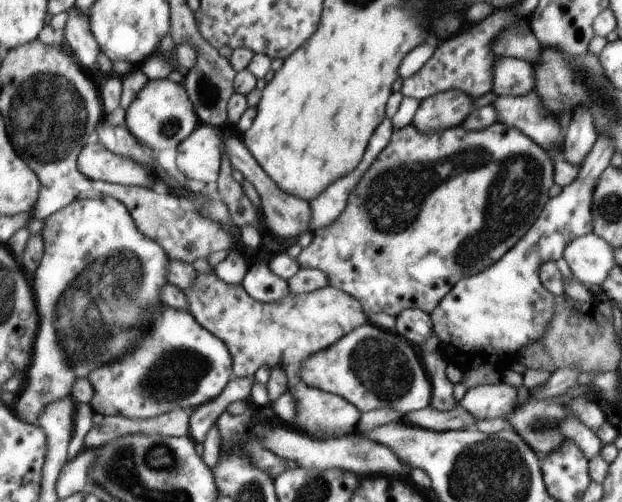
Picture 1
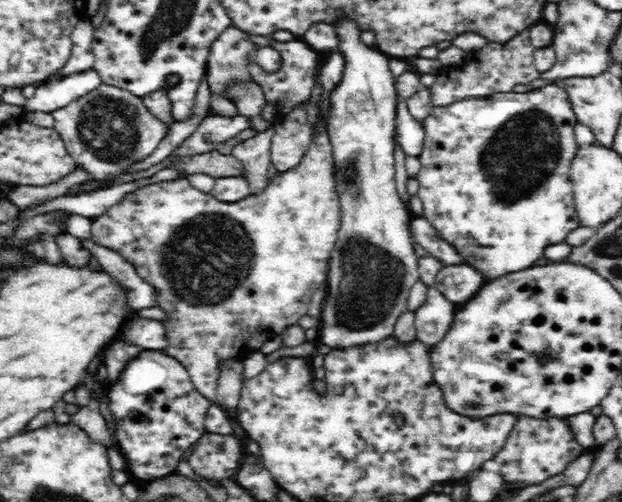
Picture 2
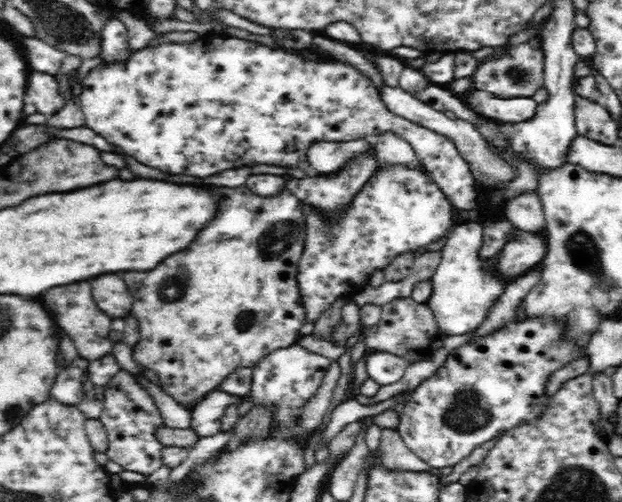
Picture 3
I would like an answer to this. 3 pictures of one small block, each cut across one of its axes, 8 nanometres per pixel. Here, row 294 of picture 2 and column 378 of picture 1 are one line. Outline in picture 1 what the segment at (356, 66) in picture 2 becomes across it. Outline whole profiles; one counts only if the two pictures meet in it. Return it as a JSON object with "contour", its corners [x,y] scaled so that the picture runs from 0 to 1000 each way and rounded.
{"contour":[[[588,641],[535,687],[498,705],[482,729],[481,749],[494,769],[545,787],[584,823],[611,813],[656,823],[686,811],[695,789],[690,757],[664,693],[648,673]]]}

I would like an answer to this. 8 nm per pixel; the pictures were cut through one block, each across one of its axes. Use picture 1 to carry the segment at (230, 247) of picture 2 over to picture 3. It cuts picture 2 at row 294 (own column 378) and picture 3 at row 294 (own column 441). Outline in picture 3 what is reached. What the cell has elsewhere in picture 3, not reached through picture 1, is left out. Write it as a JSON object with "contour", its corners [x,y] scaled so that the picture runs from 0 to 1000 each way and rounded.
{"contour":[[[394,369],[386,375],[357,375],[357,414],[347,430],[347,438],[338,446],[338,454],[325,458],[312,486],[302,498],[293,498],[286,506],[277,506],[267,514],[257,530],[251,530],[241,542],[203,542],[196,554],[206,562],[209,586],[214,594],[211,627],[223,641],[223,679],[212,689],[212,713],[215,721],[236,743],[248,761],[254,765],[264,785],[277,789],[289,809],[299,817],[307,817],[315,809],[336,781],[350,779],[357,763],[379,733],[404,733],[431,709],[436,701],[450,693],[469,689],[482,671],[482,651],[490,643],[492,625],[489,608],[486,608],[486,588],[479,576],[479,526],[490,490],[490,440],[489,420],[486,420],[486,402],[465,380],[457,376],[442,388],[408,390],[402,376]]]}

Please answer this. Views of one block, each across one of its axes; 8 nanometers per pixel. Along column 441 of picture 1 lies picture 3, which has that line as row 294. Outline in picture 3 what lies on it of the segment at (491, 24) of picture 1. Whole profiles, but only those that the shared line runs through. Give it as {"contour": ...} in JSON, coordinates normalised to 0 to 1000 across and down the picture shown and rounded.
{"contour":[[[116,562],[113,570],[90,570],[87,578],[74,578],[74,586],[68,590],[68,606],[87,625],[87,637],[116,669],[125,705],[146,719],[178,701],[182,679],[177,675],[177,641],[180,635],[148,598],[141,562]]]}

